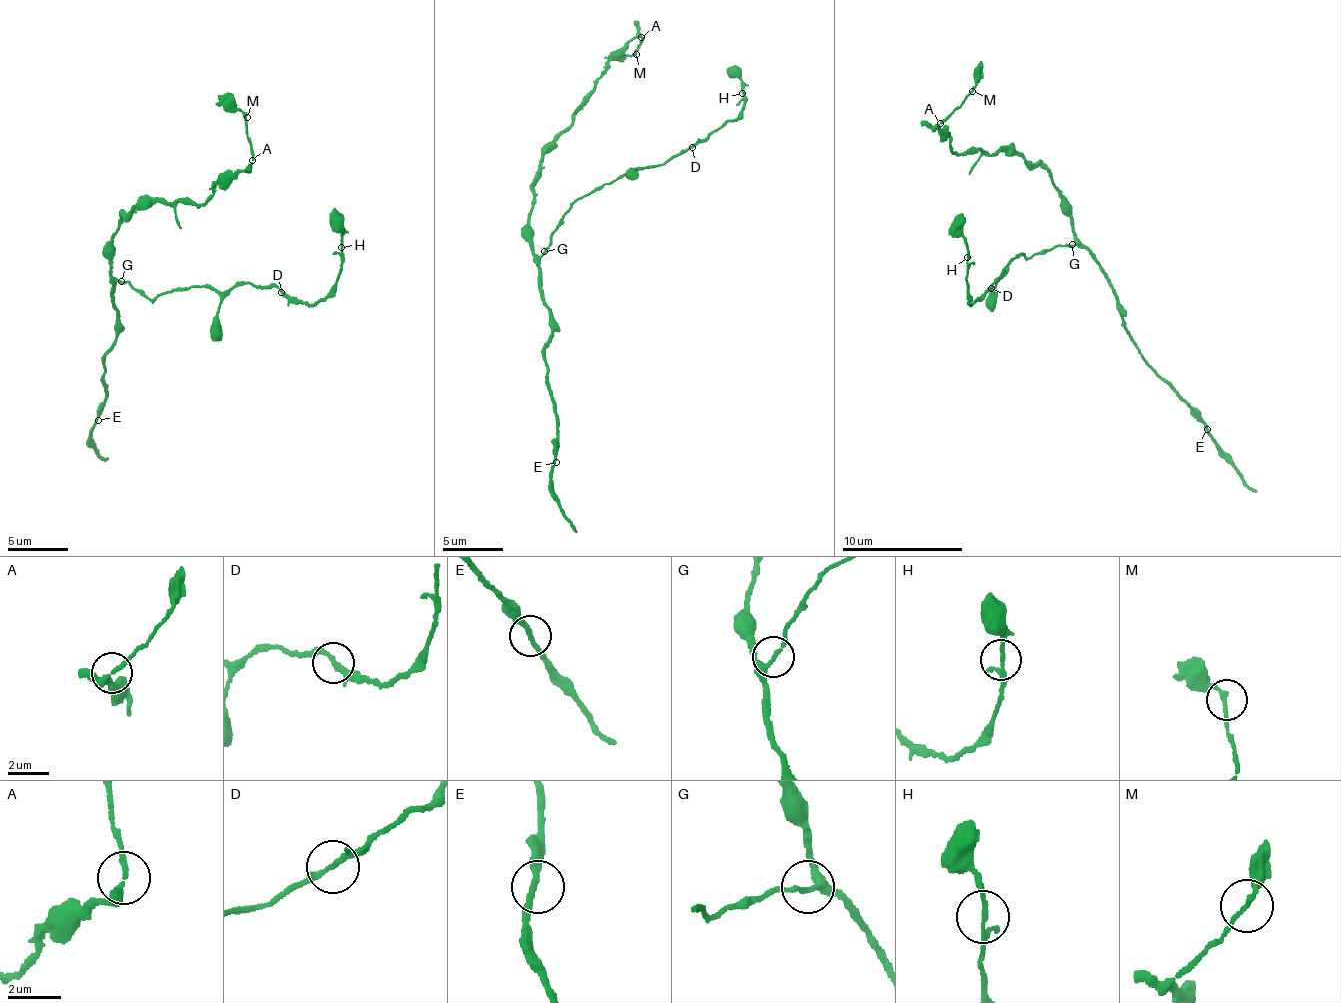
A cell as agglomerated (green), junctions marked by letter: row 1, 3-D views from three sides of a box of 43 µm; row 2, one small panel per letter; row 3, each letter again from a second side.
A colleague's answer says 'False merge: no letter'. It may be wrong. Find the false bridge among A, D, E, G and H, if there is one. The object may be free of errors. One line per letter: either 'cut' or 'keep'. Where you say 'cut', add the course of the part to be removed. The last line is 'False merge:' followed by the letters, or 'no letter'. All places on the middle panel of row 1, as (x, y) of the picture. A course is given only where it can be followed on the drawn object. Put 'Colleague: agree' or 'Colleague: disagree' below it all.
A: keep
D: keep
E: keep
G: keep
H: keep
False merge: no letter
Colleague: agree

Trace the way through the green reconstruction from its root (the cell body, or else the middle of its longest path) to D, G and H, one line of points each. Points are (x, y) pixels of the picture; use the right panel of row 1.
D: (1074, 232), (1075, 243), (1069, 246), (1054, 245), (1026, 257), (1013, 257), (1003, 267), (1006, 273), (991, 288)
G: (1074, 232), (1072, 244)
H: (1074, 232), (1069, 246), (1013, 257), (1003, 267), (1006, 273), (973, 303), (966, 290), (966, 257)

